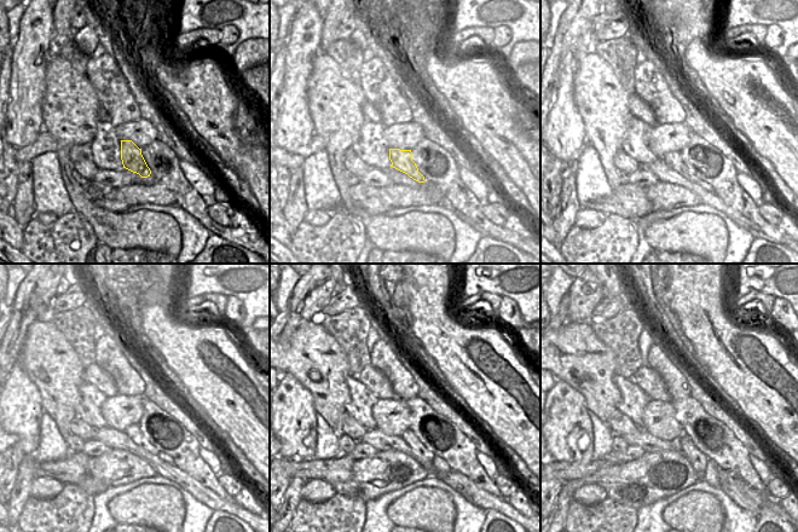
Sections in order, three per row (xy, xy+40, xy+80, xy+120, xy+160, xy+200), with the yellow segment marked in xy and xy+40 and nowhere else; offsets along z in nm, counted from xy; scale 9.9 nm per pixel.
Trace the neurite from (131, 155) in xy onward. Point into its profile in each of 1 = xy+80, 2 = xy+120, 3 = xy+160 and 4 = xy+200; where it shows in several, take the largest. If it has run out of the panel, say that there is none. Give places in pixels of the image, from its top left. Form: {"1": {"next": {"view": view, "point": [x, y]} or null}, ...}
{"1": {"next": {"view": "xy+80", "point": [674, 160]}}, "2": {"next": {"view": "xy+120", "point": [133, 432]}}, "3": {"next": {"view": "xy+160", "point": [420, 451]}}, "4": {"next": {"view": "xy+200", "point": [698, 460]}}}

